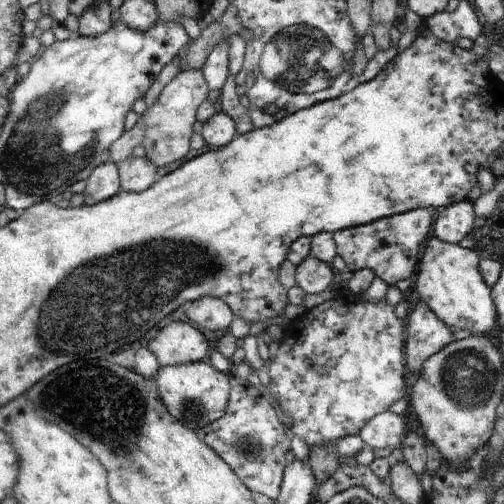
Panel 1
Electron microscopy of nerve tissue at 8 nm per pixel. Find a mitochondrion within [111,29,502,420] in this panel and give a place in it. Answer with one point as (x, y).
(467, 378)

